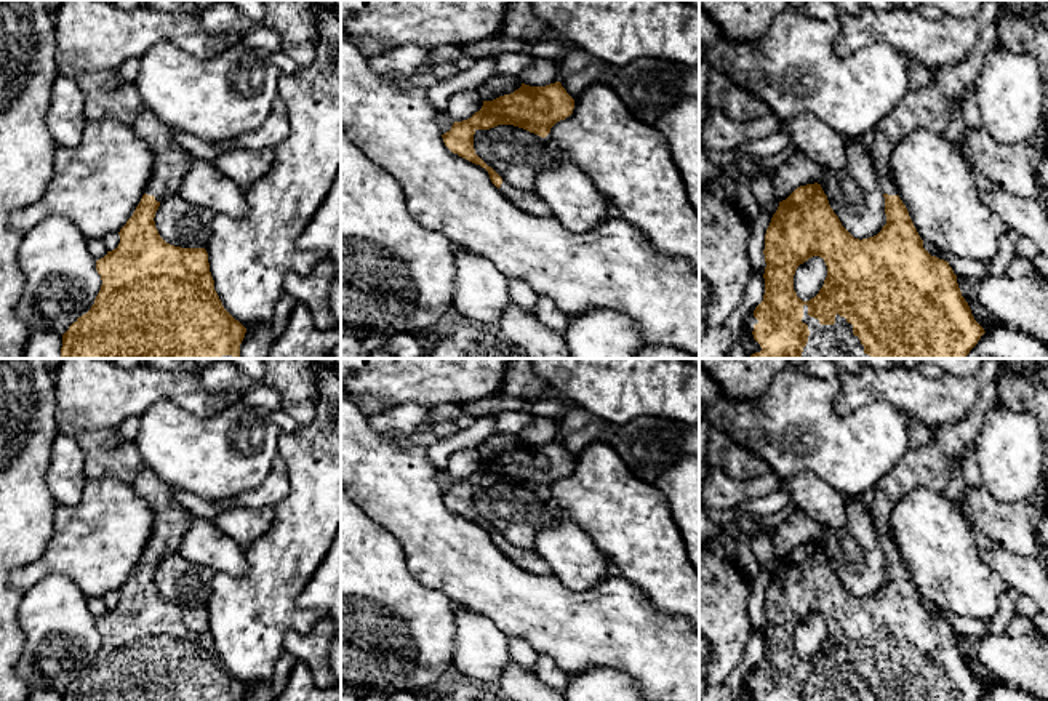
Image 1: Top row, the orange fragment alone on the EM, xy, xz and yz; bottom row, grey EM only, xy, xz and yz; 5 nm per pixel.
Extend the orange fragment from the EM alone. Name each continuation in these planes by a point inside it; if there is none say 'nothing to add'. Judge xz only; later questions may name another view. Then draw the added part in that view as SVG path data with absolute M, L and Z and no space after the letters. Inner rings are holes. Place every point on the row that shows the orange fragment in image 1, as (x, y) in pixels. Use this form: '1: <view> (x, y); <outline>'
1: xz (530, 202); M502 179L499 190L520 210L536 214L550 216L550 206L536 194L523 192Z

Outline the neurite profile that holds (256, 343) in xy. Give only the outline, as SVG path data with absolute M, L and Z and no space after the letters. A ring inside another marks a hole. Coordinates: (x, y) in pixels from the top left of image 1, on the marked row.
M270 323L246 330L240 344L240 359L267 359L272 342Z

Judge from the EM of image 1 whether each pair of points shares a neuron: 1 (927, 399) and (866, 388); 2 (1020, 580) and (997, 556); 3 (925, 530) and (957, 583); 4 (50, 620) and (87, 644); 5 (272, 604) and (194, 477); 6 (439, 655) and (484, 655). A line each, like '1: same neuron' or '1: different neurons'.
1: same neuron
2: same neuron
3: same neuron
4: same neuron
5: different neurons
6: different neurons

